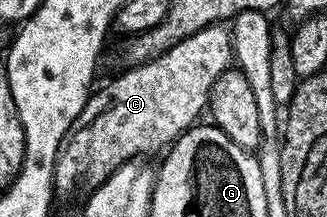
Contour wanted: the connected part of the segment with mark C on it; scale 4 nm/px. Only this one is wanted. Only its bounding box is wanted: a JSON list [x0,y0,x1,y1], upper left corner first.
[52,24,233,193]

